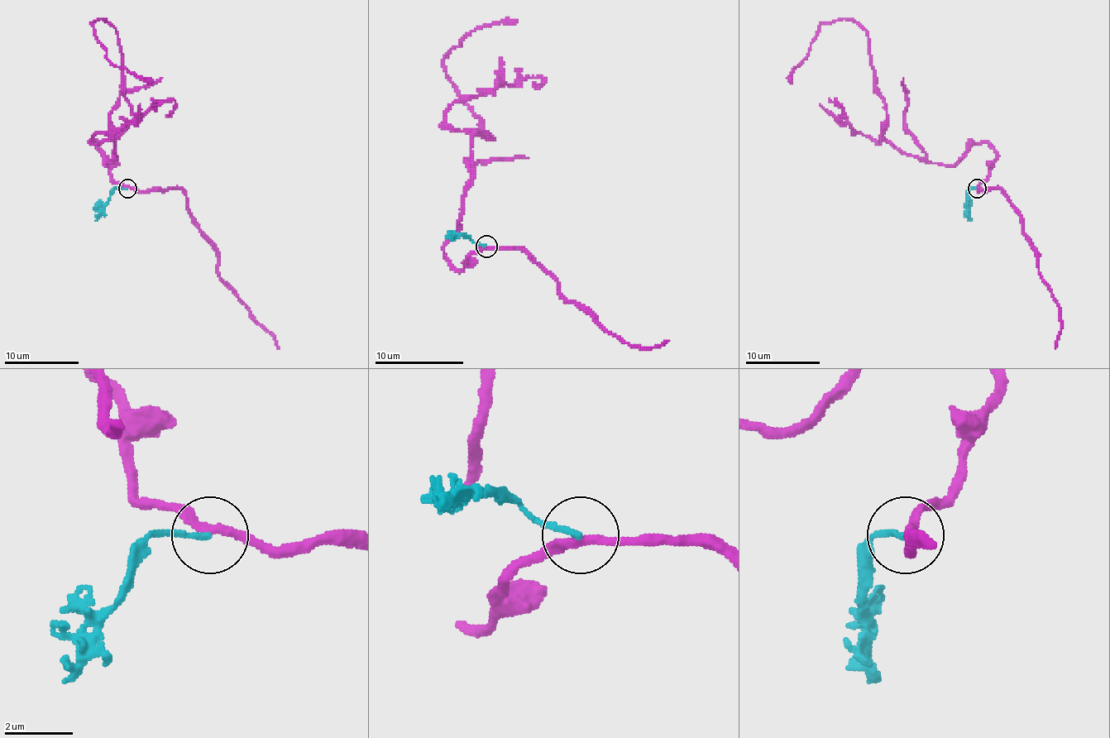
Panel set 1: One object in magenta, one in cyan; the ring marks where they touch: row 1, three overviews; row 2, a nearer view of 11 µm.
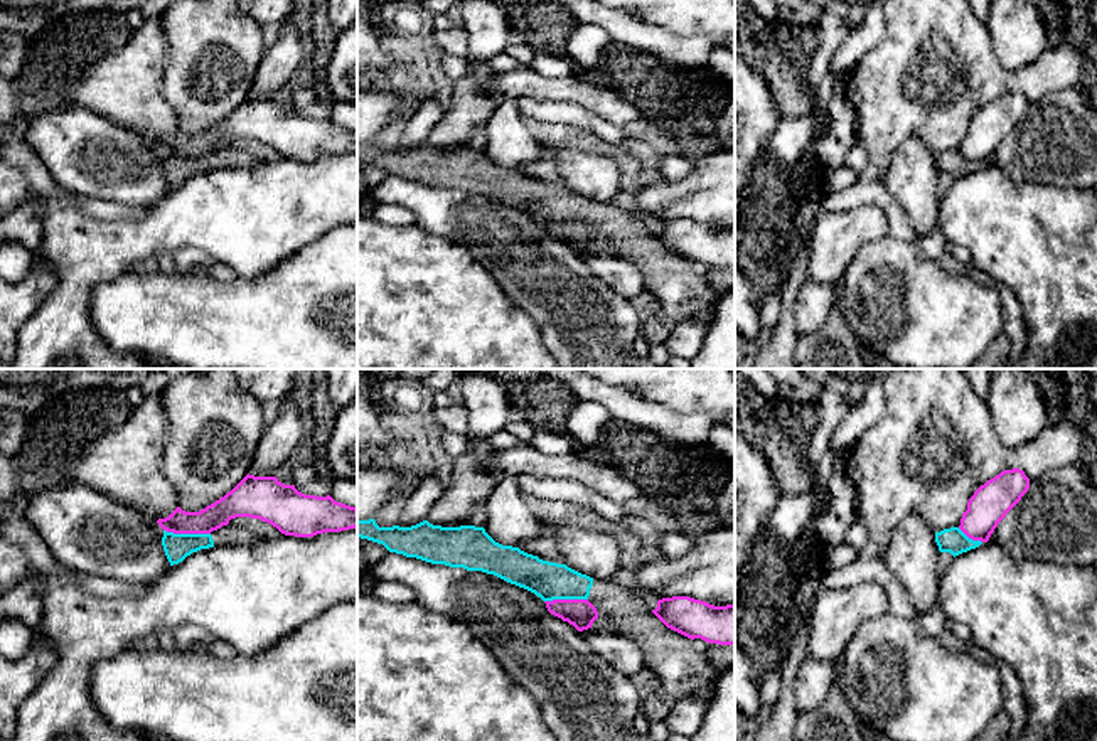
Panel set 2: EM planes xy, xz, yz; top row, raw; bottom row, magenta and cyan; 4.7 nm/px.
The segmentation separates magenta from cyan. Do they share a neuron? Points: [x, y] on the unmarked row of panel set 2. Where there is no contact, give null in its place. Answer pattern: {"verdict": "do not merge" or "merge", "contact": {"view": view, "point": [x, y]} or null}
{"verdict": "do not merge", "contact": {"view": "xy", "point": [187, 155]}}

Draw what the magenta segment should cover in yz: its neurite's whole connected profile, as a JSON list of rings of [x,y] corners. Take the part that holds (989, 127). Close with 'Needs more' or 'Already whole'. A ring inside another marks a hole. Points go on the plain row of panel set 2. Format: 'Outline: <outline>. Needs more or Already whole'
Outline: [[[1004,93],[981,108],[967,125],[959,152],[972,163],[987,165],[998,147],[1030,111],[1023,93]]]. Already whole

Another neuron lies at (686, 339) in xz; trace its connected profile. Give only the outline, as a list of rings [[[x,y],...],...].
[[[686,318],[672,325],[669,339],[664,342],[671,355],[693,360],[703,349],[708,325],[696,318]]]

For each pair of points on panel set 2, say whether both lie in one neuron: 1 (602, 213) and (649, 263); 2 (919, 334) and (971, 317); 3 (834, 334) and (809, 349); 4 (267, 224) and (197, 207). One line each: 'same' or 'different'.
1: same
2: same
3: same
4: same

